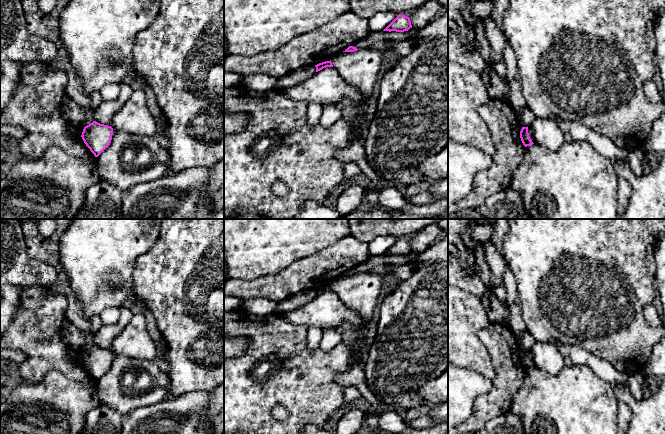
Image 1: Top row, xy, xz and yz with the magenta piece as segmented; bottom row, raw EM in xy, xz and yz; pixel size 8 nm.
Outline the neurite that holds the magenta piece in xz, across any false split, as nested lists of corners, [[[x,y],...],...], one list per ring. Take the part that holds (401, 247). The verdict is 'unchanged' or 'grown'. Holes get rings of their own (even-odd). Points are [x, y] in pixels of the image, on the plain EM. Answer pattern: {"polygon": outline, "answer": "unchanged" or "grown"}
{"polygon": [[[399,238],[383,255],[404,256],[412,252],[410,242]]], "answer": "unchanged"}

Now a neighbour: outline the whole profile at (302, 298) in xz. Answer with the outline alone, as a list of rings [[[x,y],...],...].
[[[315,289],[301,291],[295,295],[291,295],[277,303],[276,312],[285,313],[291,310],[305,306],[313,301],[316,297]]]

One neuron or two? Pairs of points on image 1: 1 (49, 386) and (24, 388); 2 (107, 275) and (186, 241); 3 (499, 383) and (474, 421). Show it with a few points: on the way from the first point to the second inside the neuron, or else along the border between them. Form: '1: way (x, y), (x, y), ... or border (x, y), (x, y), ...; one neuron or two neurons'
1: way (43, 388), (30, 388); one neuron
2: border (151, 247), (135, 261), (132, 274), (134, 287); two neurons
3: way (499, 392), (499, 396), (483, 412); one neuron

